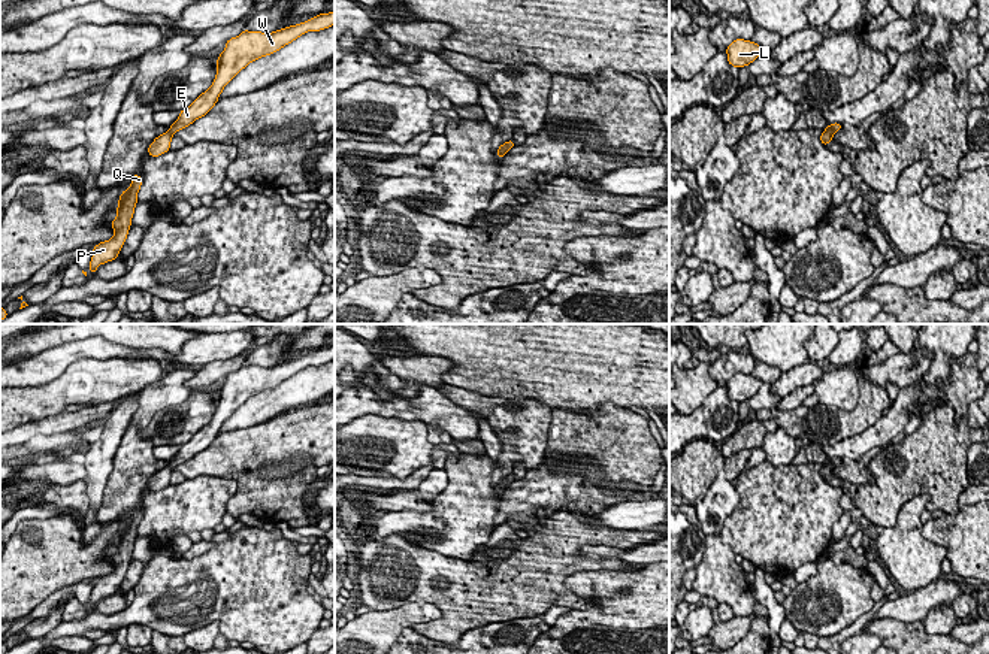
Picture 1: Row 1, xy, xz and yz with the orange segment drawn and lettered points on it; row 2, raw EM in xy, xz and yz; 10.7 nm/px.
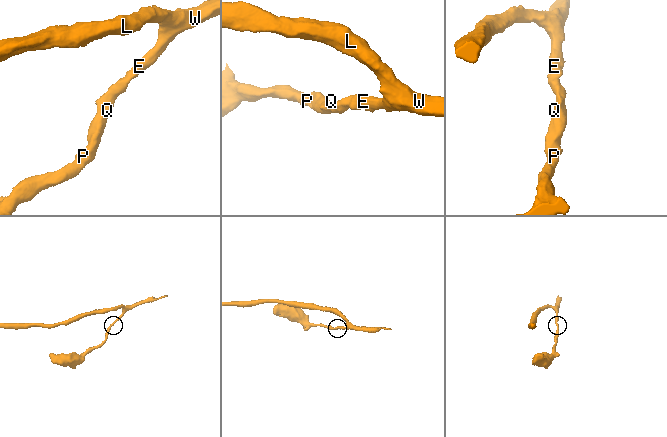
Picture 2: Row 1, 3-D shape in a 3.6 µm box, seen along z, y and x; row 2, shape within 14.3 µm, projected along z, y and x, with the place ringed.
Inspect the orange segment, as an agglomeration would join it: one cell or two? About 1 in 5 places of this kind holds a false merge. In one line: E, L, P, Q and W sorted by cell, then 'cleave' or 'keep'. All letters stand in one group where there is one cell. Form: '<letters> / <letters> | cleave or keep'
E L P Q W | keep

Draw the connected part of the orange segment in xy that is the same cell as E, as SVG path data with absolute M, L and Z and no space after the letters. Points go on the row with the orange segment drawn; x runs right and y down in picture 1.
M335 10L318 13L305 22L288 25L272 33L244 30L239 36L229 39L224 51L218 55L217 75L212 85L187 109L179 112L178 119L172 122L166 133L154 139L148 146L148 154L151 157L166 154L170 149L173 134L205 116L217 105L224 87L249 63L275 54L308 31L320 31L332 25L335 25Z

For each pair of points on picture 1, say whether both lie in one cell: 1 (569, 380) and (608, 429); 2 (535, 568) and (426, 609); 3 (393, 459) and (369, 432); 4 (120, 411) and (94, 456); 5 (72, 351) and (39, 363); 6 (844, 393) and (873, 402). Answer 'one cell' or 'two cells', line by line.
1: two cells
2: two cells
3: one cell
4: one cell
5: one cell
6: two cells

